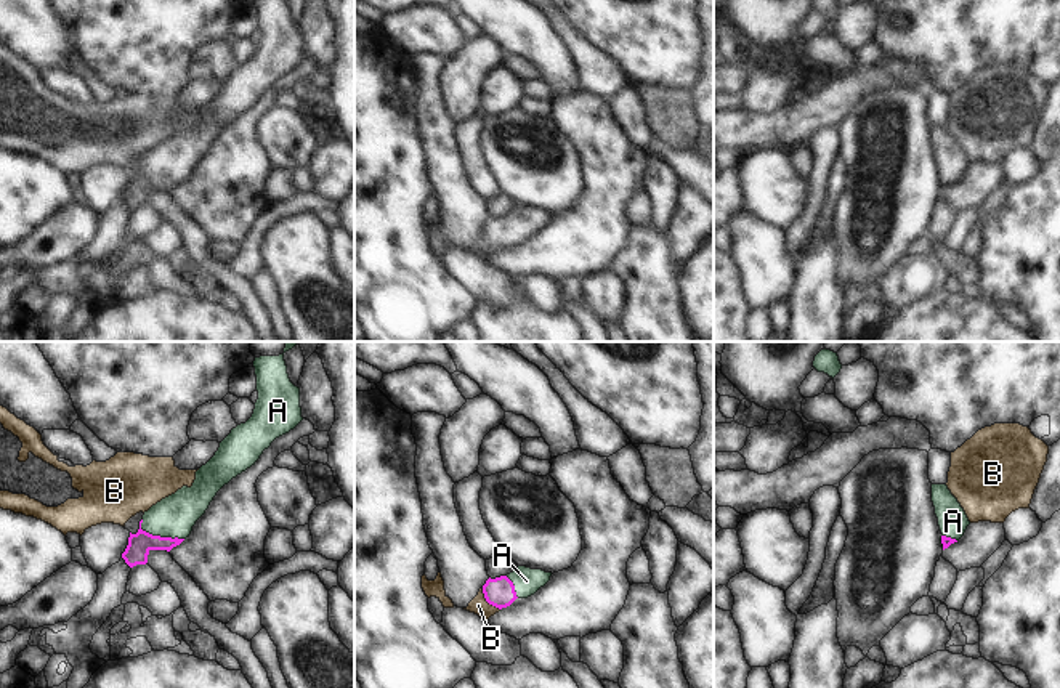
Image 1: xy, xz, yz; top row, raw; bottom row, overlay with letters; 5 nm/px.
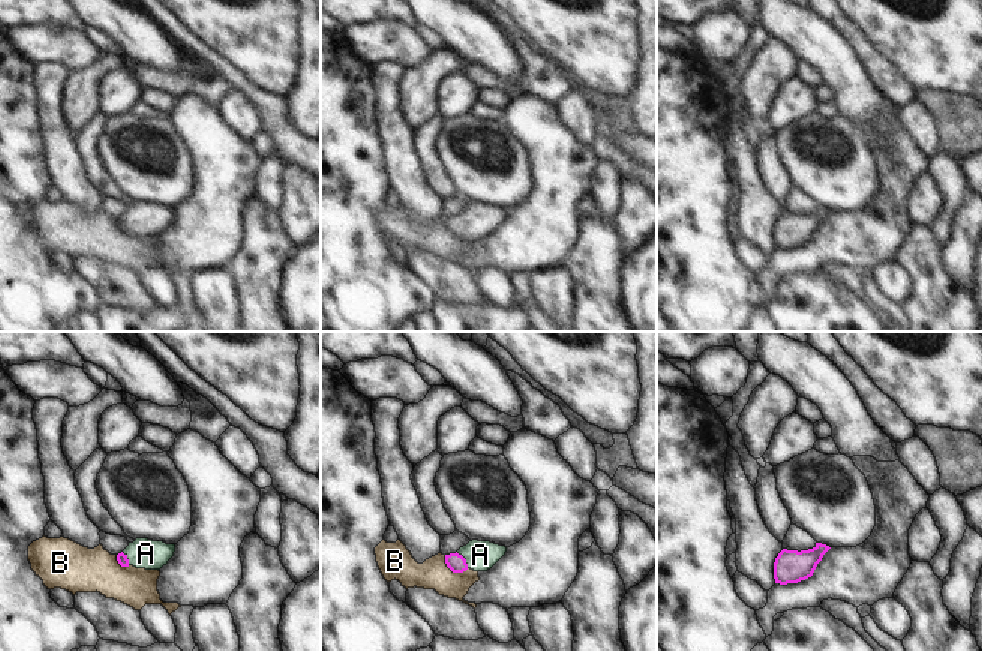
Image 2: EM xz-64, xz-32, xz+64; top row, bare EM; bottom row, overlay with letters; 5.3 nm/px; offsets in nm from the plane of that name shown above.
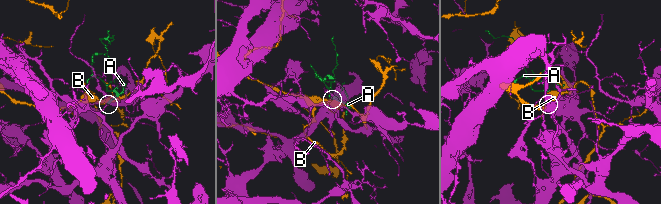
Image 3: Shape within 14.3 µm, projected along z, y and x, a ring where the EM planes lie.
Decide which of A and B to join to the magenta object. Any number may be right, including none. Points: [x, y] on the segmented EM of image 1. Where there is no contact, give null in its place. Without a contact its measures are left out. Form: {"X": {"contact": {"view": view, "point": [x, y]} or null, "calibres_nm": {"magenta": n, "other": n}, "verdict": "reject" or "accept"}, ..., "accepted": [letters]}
{"A": {"contact": {"view": "xy", "point": [159, 536]}, "calibres_nm": {"magenta": 120, "other": 200}, "verdict": "accept"}, "B": {"contact": {"view": "xz", "point": [488, 602]}, "calibres_nm": {"magenta": 150, "other": 90}, "verdict": "reject"}, "accepted": ["A"]}

